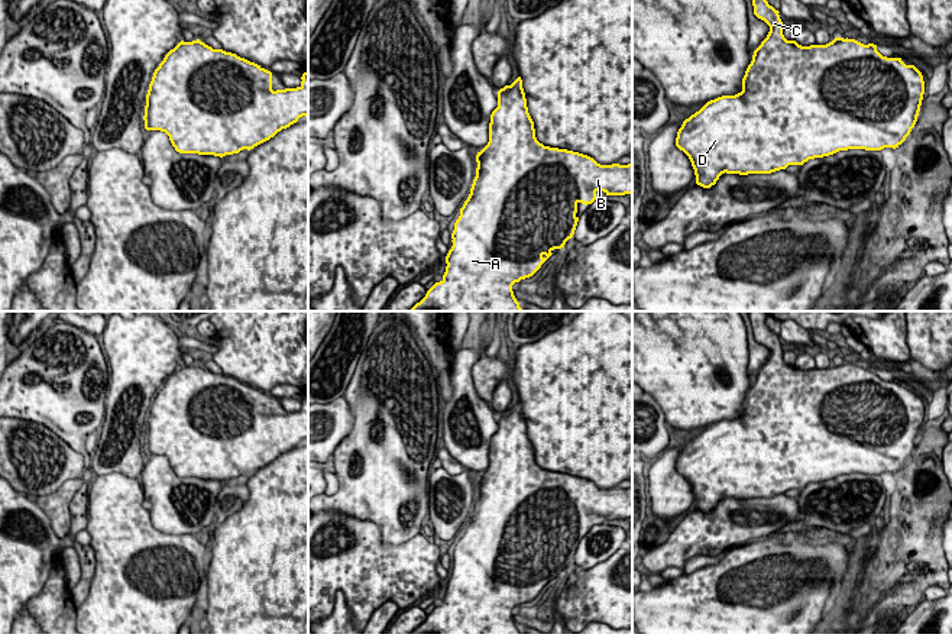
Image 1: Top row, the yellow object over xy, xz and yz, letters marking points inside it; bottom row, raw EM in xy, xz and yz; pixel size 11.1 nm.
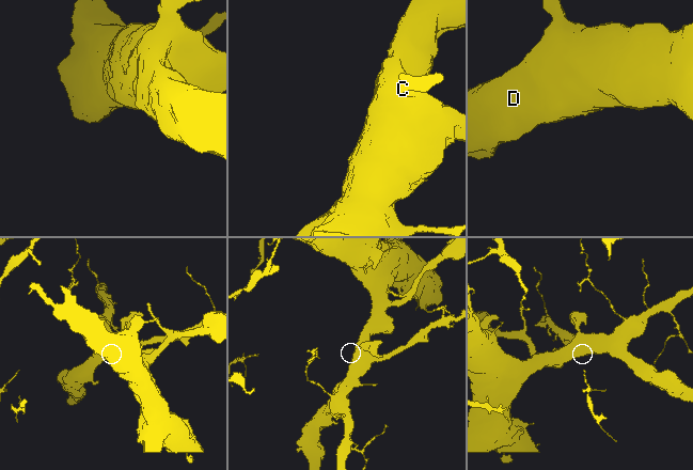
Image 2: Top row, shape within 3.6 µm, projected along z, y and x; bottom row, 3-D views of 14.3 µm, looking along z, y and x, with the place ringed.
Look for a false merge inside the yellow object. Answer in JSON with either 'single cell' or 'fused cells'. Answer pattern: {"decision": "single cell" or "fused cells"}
{"decision": "single cell"}

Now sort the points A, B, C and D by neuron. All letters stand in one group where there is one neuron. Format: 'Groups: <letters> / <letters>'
Groups: A B C D

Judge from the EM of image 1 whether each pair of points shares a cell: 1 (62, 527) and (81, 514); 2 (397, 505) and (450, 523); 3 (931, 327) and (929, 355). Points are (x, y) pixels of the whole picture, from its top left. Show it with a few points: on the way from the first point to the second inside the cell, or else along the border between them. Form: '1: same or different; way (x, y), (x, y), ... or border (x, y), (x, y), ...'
1: different; border (80, 488), (70, 503), (70, 531), (67, 534)
2: different; border (428, 481), (428, 517), (426, 520)
3: same; way (931, 335), (931, 348)

